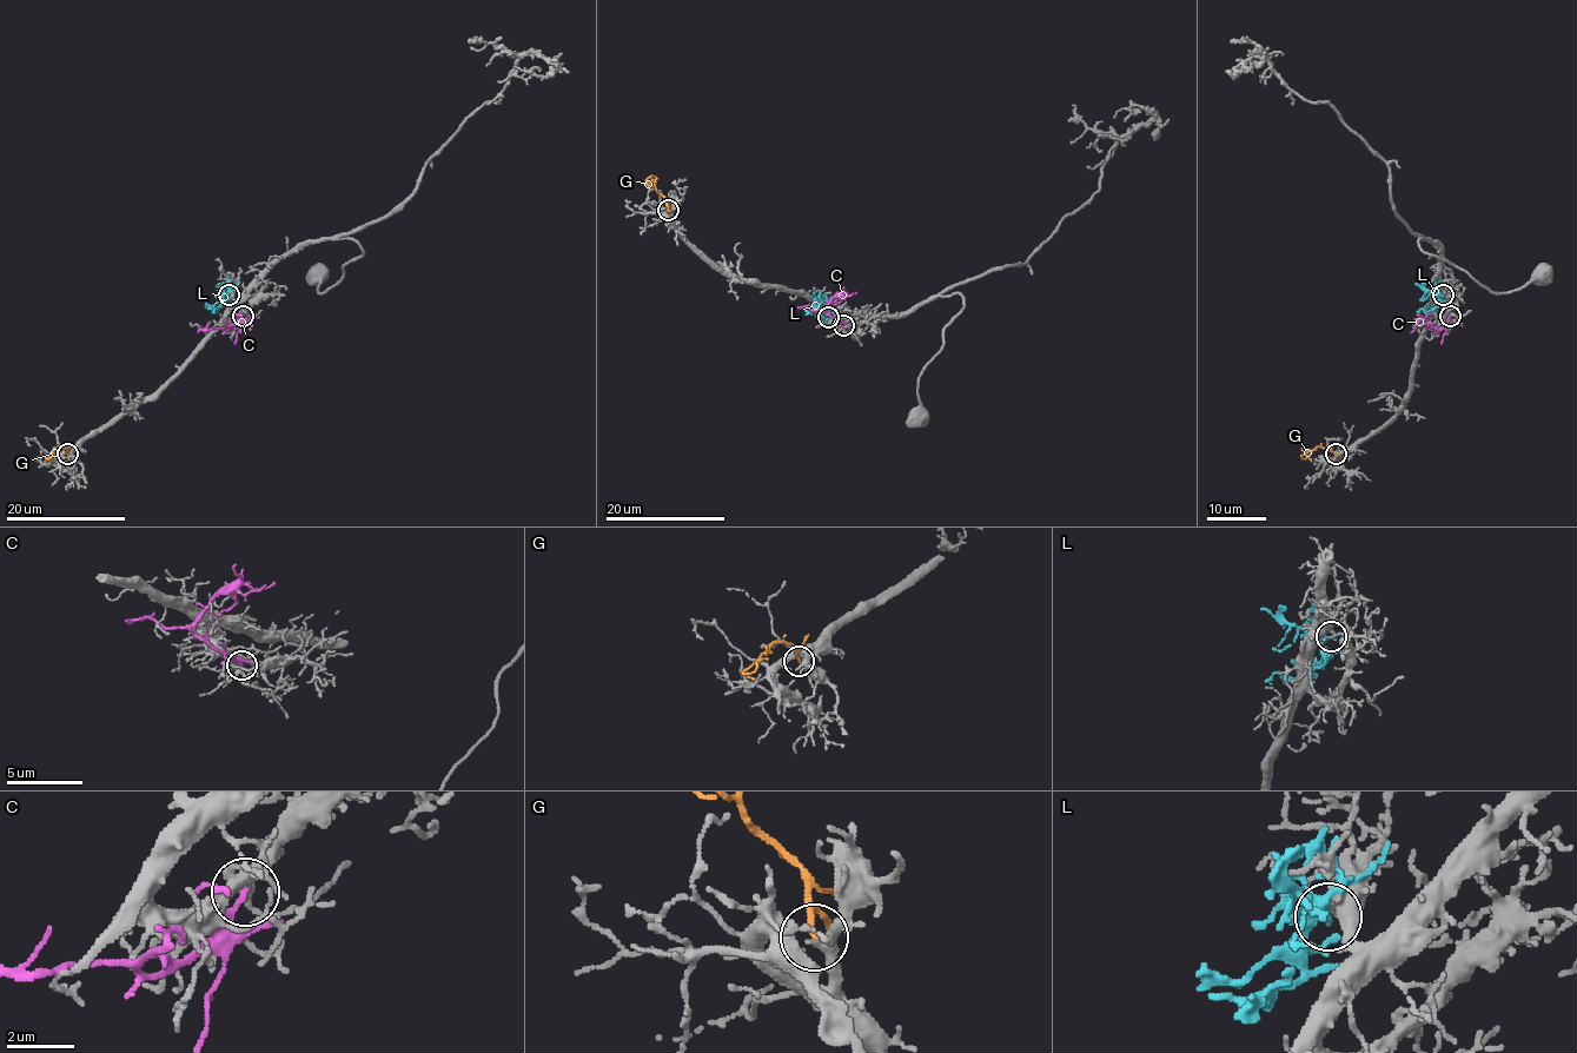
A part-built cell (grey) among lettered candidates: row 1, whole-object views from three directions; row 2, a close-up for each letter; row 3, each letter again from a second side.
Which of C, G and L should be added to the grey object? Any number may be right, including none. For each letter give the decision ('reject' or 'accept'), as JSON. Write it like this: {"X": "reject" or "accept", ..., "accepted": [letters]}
{"C": "reject", "G": "accept", "L": "reject", "accepted": ["G"]}

